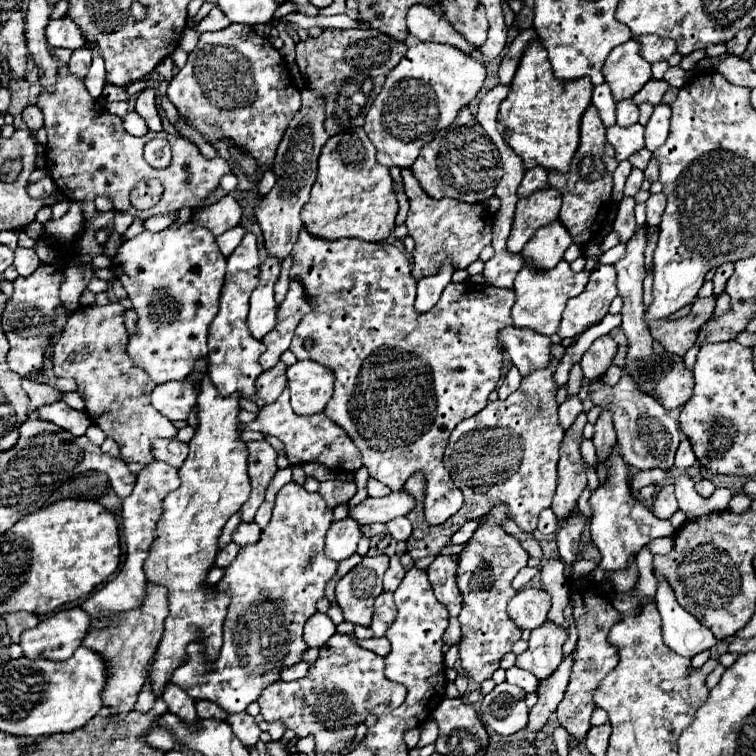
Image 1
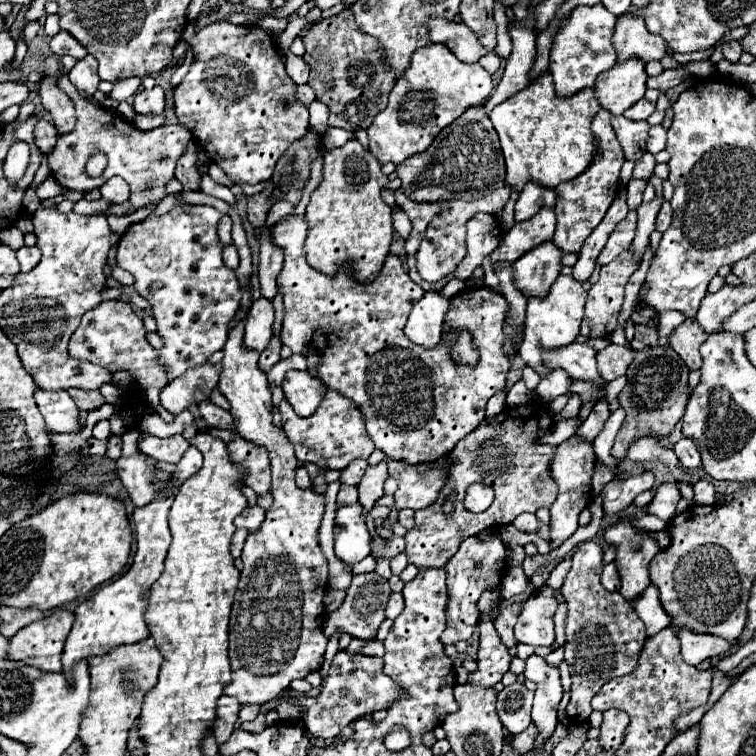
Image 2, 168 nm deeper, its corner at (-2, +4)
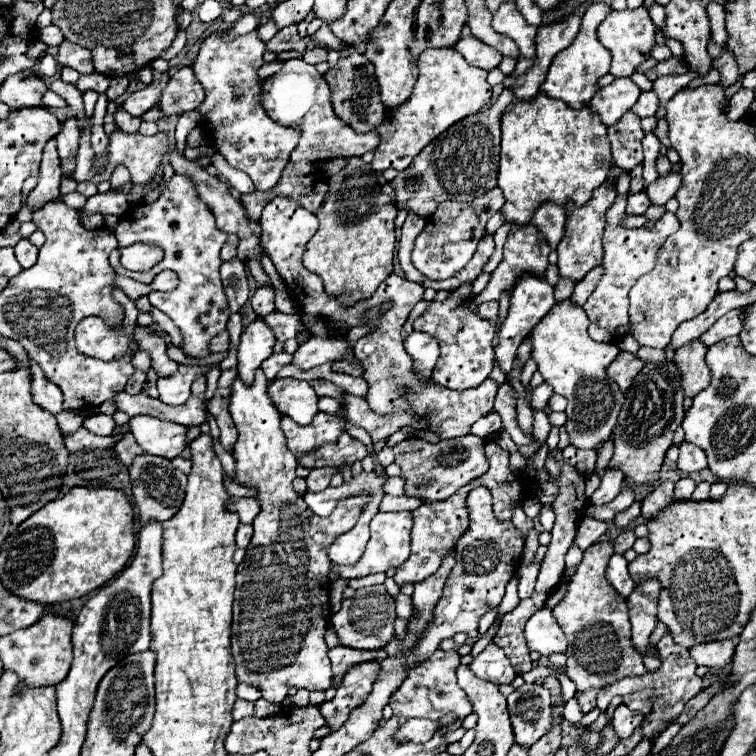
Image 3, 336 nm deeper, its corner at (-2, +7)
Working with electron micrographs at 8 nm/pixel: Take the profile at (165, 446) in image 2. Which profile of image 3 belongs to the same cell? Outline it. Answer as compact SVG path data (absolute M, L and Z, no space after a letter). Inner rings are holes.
M133 416L129 422L129 430L135 436L137 444L147 452L163 458L177 458L187 448L185 432L187 428L165 422L153 416Z

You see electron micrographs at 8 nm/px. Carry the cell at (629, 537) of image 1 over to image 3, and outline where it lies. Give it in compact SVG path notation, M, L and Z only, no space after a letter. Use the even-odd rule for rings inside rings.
M645 580L643 584L637 584L631 596L627 598L629 618L633 626L633 646L639 654L647 654L655 650L655 646L651 646L649 636L659 622L657 618L659 592L661 592L661 584L657 580Z

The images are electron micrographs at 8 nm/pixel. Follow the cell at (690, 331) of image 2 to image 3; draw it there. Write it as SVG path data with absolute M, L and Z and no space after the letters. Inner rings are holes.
M695 340L675 352L675 364L681 372L681 386L687 398L695 398L711 382L711 370L705 364L707 348Z

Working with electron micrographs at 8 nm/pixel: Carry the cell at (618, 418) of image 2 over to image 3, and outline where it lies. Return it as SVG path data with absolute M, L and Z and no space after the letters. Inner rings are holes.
M607 468L601 476L601 486L591 496L591 504L607 504L611 502L623 488L623 472Z

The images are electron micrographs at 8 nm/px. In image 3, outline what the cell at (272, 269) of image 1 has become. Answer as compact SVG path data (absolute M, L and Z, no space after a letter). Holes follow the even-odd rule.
M253 320L241 334L239 342L239 378L245 386L251 386L255 370L273 354L275 336L273 330L263 320Z

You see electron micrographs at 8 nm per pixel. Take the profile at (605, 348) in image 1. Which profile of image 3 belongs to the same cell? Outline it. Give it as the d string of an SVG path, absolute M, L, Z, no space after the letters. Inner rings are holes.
M621 352L617 356L617 360L613 360L609 364L607 374L619 384L621 392L627 392L633 384L633 378L641 372L641 368L643 368L643 362L637 356L633 356L629 352Z

